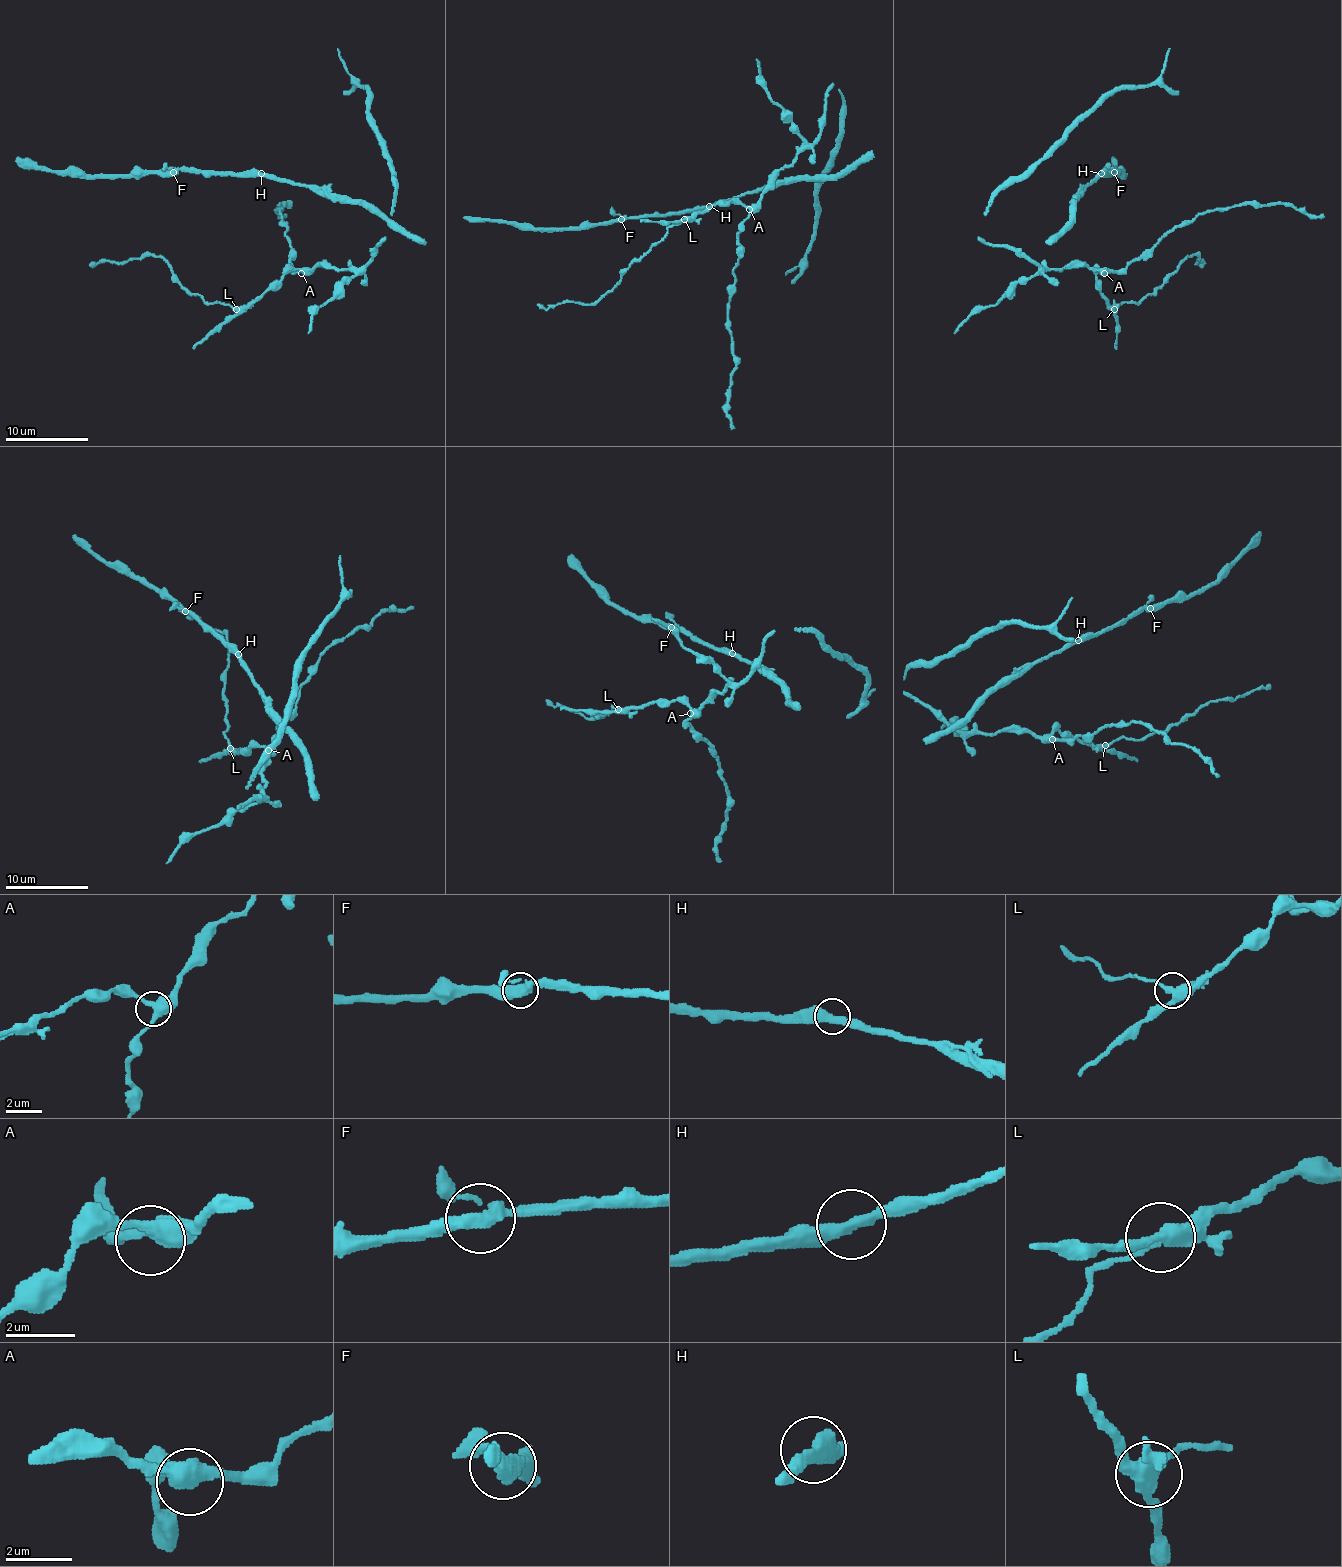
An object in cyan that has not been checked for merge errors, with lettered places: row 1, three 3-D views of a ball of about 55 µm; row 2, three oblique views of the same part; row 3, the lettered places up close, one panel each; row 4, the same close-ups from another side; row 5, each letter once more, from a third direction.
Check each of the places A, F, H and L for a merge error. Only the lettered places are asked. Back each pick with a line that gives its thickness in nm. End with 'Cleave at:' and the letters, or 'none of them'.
L: 360 nm
Cleave at: L

